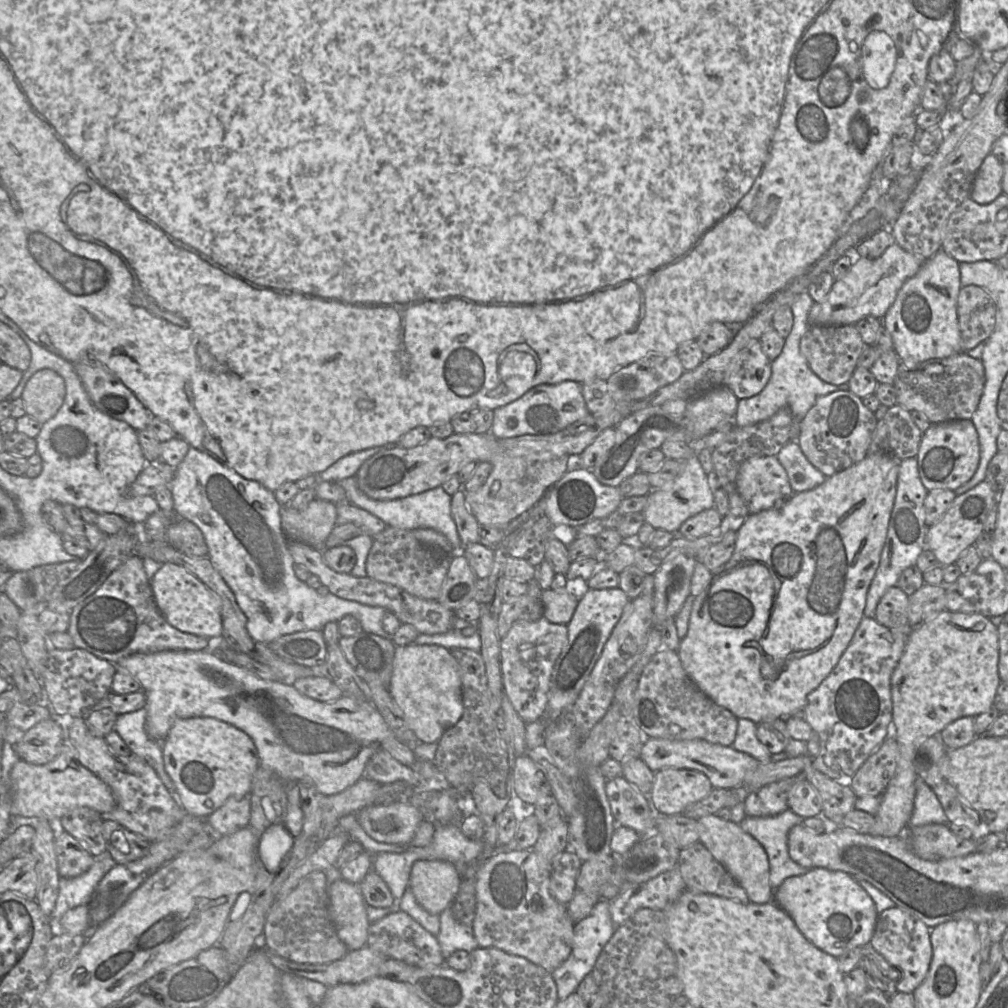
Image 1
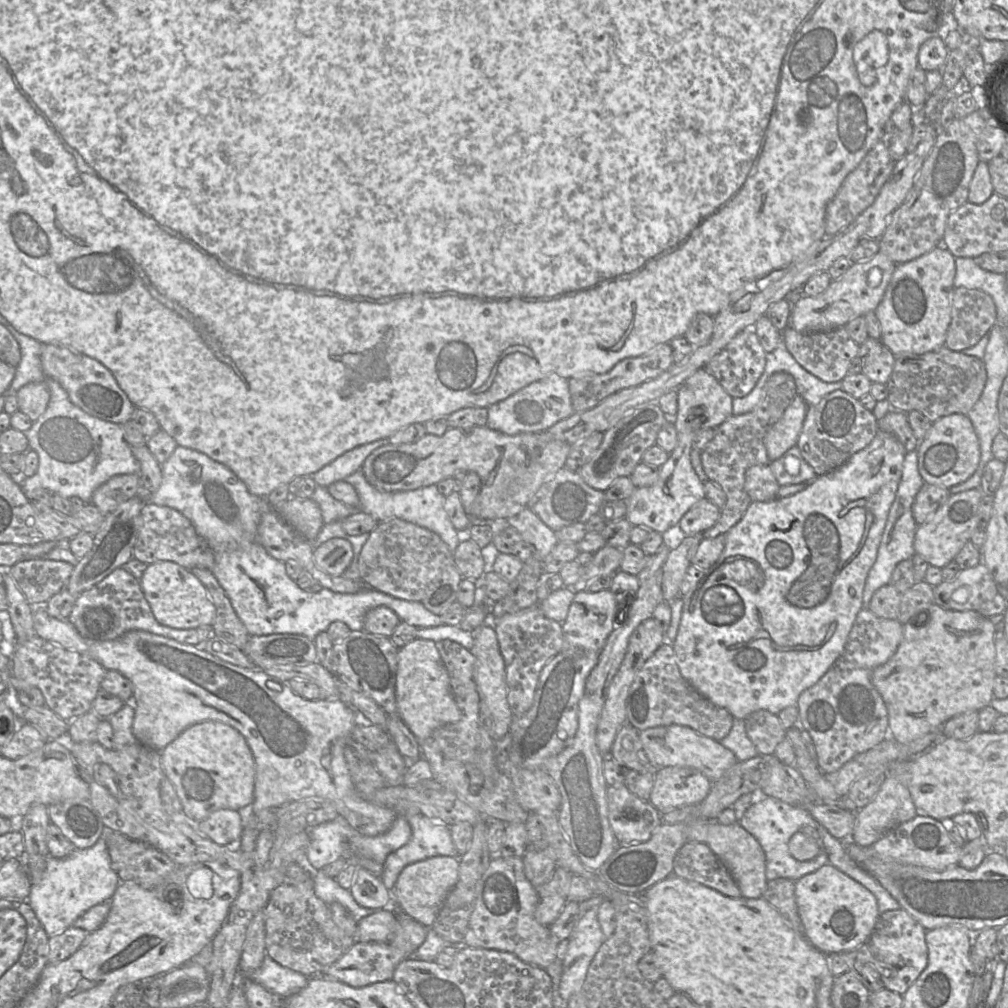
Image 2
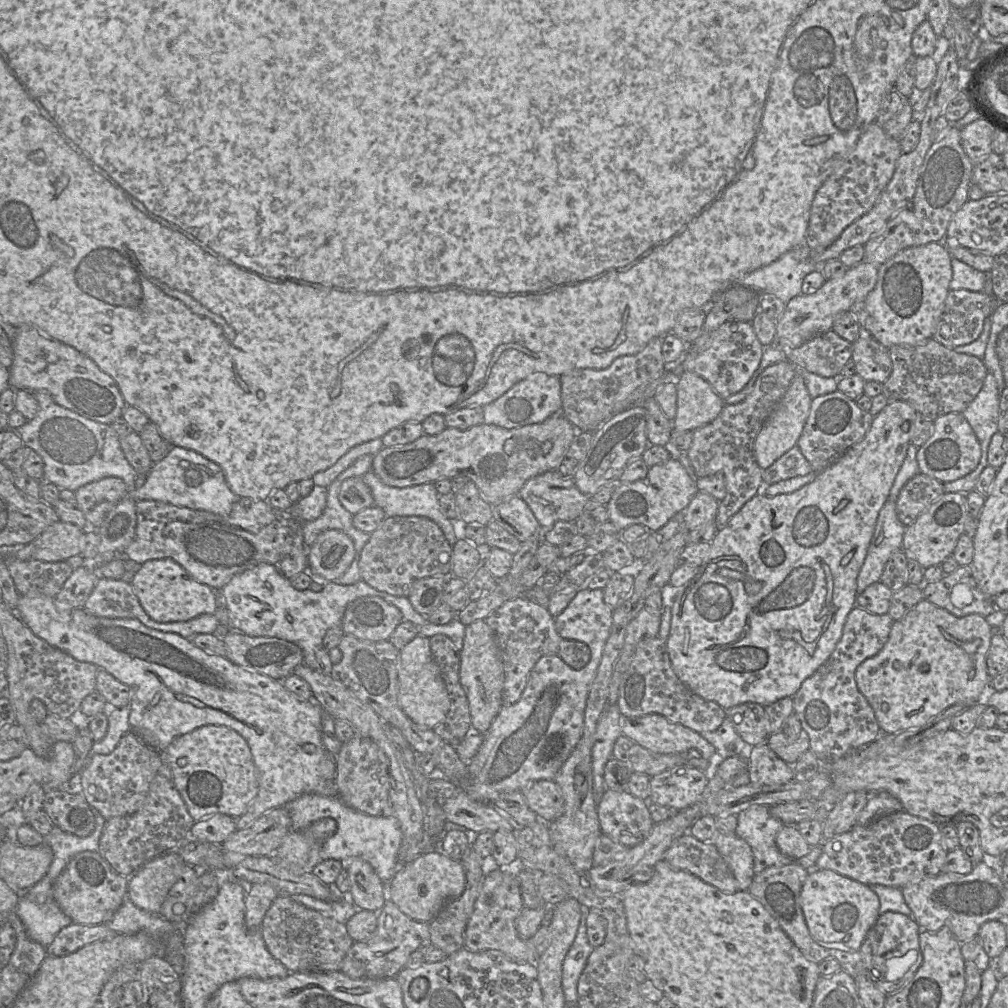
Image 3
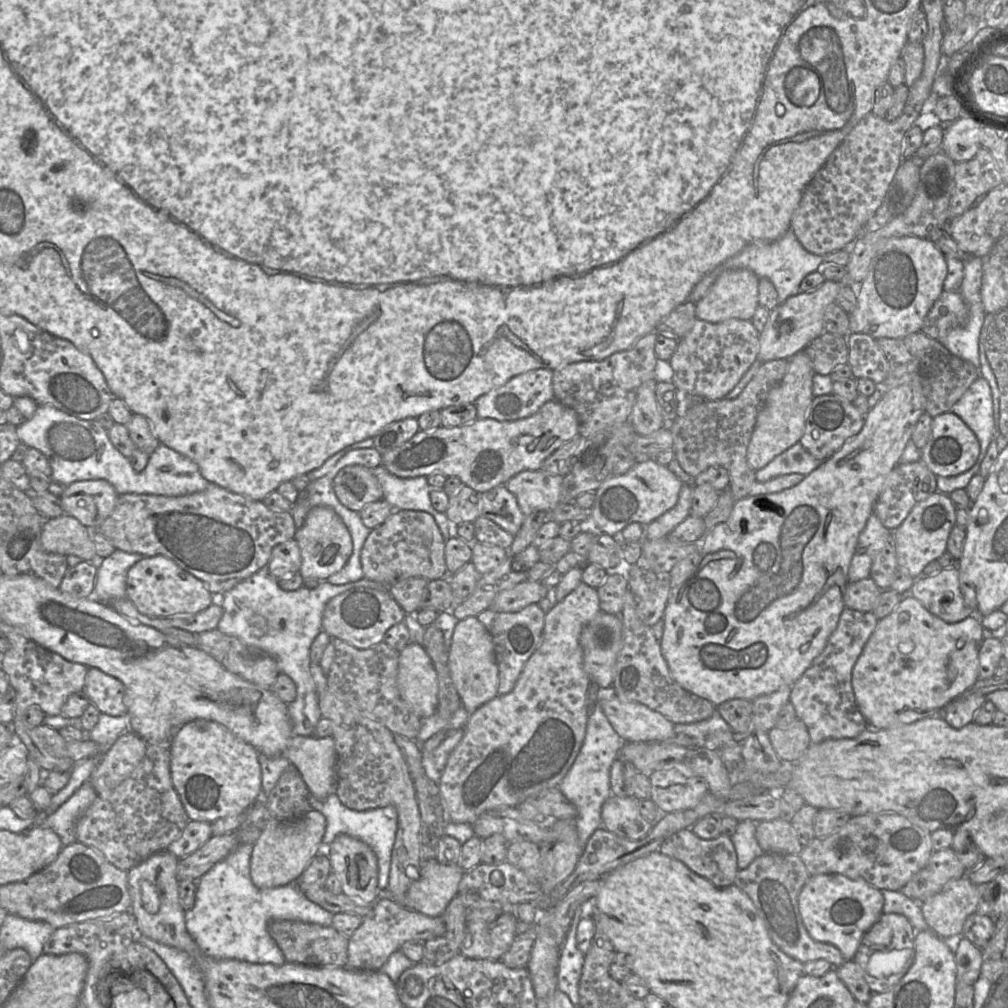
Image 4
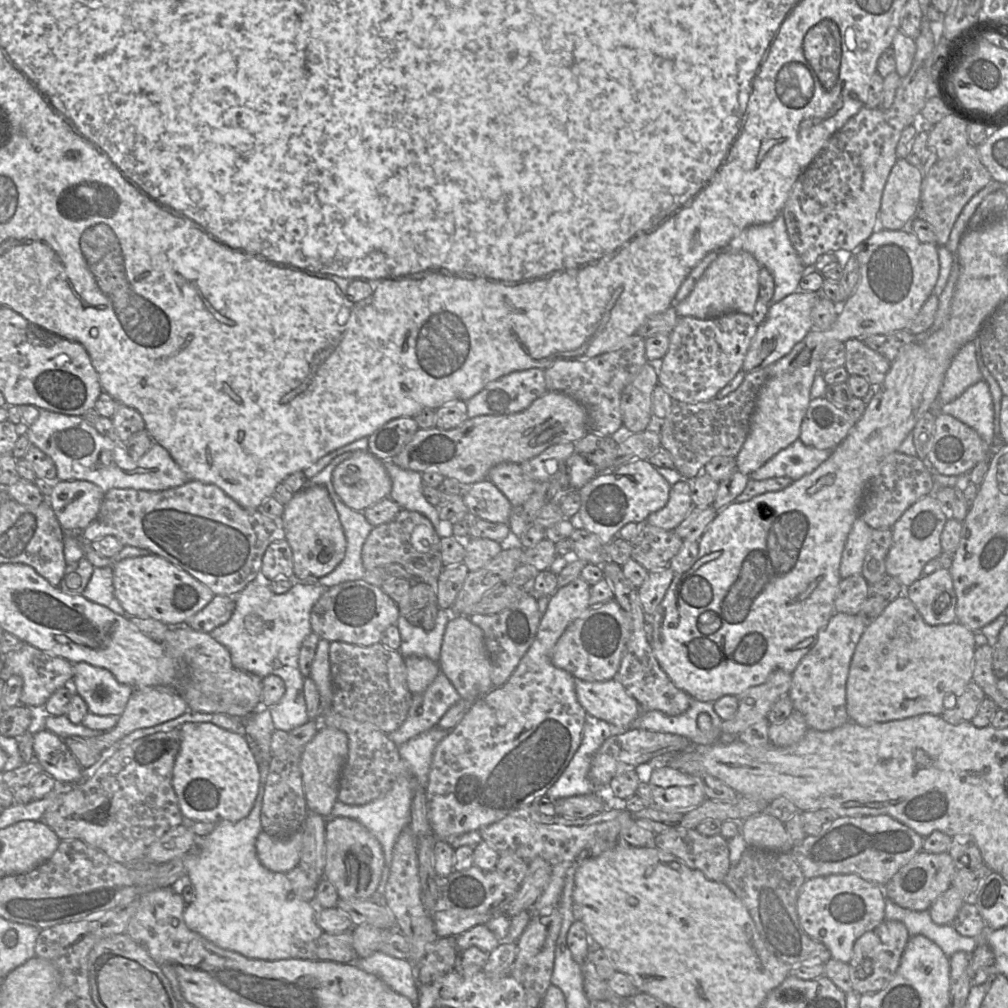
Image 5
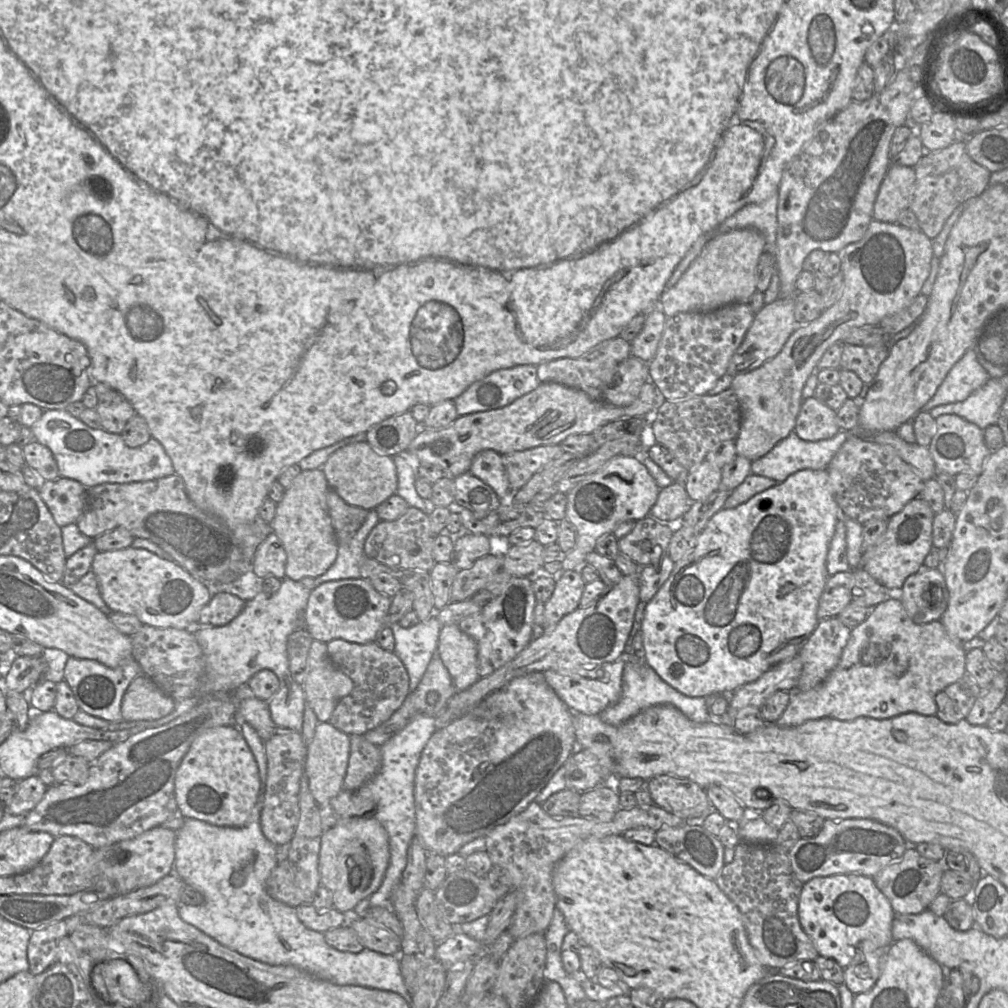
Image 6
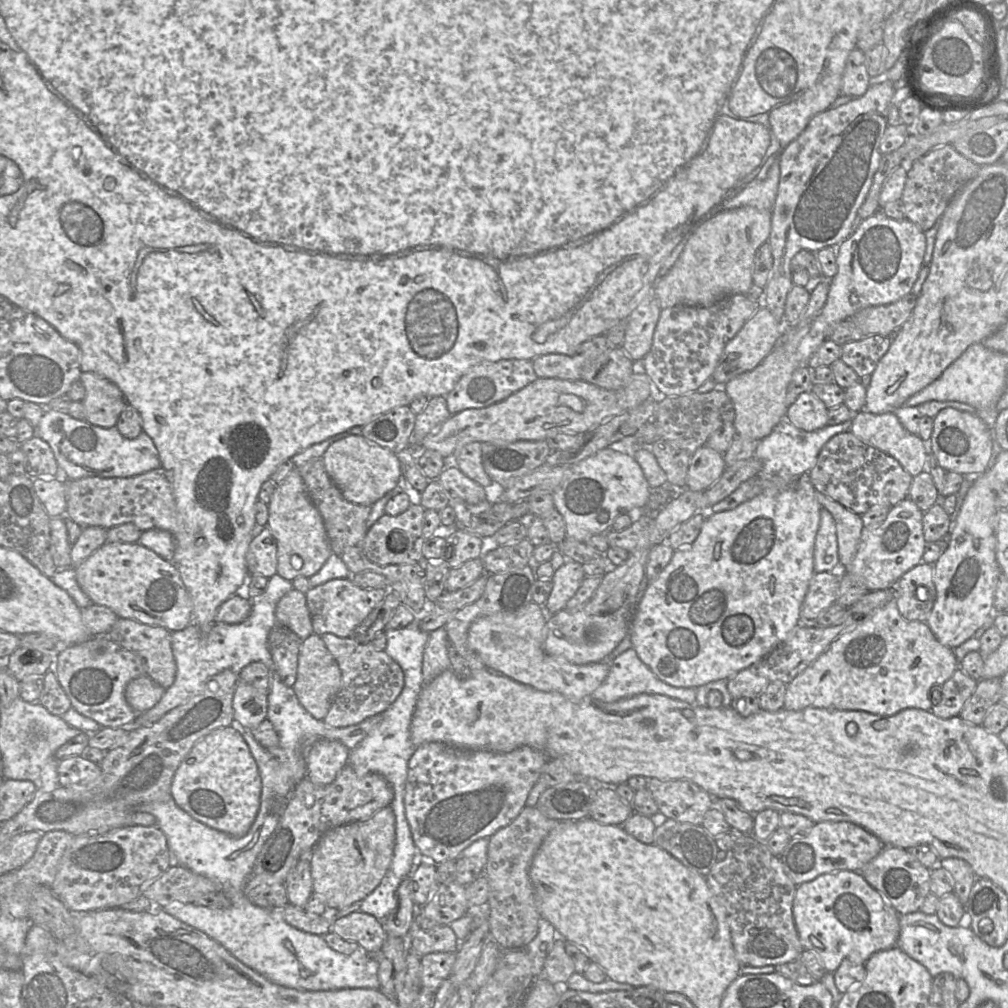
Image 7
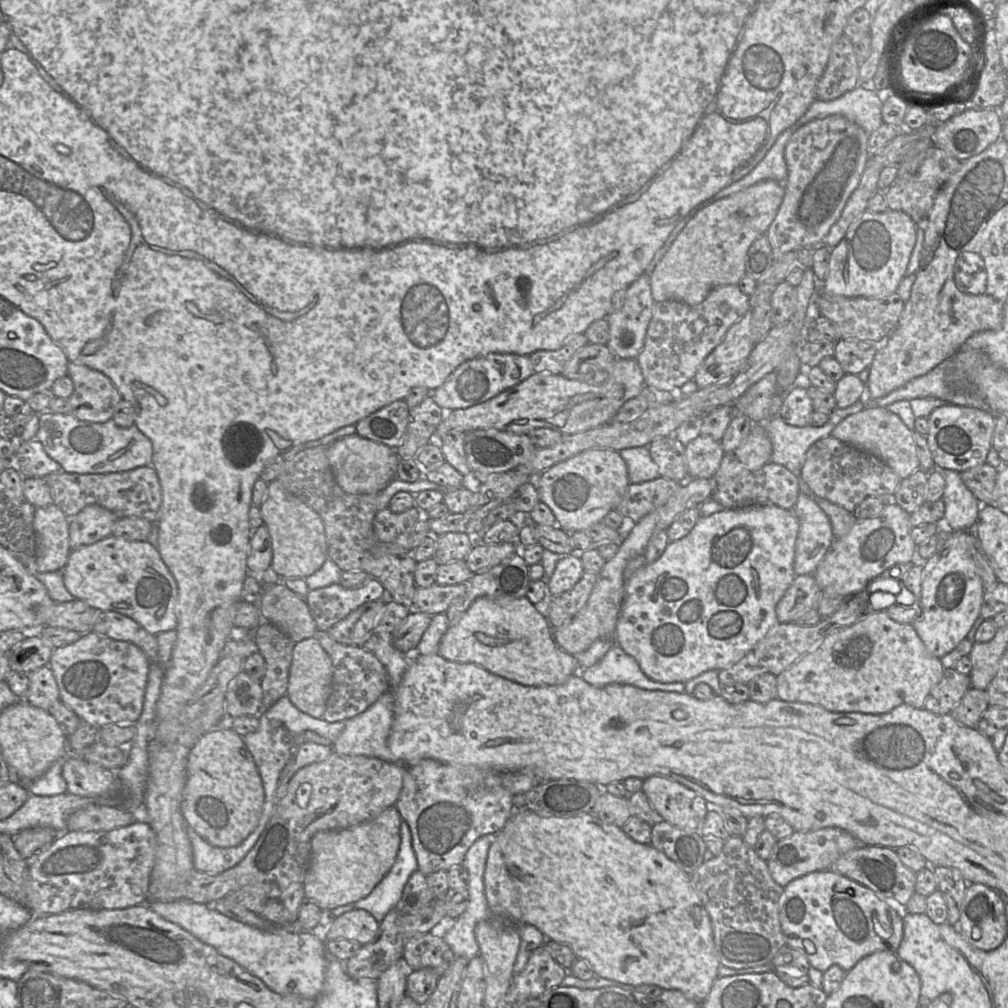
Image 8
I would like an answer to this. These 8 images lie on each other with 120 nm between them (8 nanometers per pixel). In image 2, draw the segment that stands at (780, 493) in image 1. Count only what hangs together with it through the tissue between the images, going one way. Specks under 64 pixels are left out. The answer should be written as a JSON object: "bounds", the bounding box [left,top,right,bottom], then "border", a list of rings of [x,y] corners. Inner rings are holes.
{"bounds":[745,465,780,502],"border":[[[754,465],[746,471],[745,489],[752,501],[767,502],[778,497],[780,485],[769,465]]]}

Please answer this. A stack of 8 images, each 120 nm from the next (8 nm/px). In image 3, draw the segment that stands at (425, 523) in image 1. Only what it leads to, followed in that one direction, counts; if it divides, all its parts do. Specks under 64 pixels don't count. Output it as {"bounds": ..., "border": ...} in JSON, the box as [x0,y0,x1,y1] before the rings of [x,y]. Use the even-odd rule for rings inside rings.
{"bounds":[363,471,457,545],"border":[[[373,471],[363,476],[370,488],[374,505],[382,508],[387,517],[423,516],[434,521],[443,531],[447,541],[454,545],[457,541],[455,520],[447,518],[440,510],[437,492],[433,483],[397,488],[383,483]]]}

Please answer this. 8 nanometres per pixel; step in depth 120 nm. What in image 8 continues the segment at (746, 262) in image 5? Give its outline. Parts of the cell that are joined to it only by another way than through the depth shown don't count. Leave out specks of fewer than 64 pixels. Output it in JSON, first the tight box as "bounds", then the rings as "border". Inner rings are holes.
{"bounds":[645,180,784,306],"border":[[[765,180],[722,198],[691,215],[674,242],[666,242],[647,268],[645,274],[649,276],[654,301],[658,303],[677,300],[688,306],[696,306],[706,299],[714,287],[737,285],[745,275],[749,247],[758,237],[767,233],[783,201],[784,193],[784,183]]]}

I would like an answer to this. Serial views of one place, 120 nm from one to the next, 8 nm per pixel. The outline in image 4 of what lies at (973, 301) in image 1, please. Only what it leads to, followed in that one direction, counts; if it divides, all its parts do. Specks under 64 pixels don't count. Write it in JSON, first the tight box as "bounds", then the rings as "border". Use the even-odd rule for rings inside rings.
{"bounds":[921,291,968,342],"border":[[[943,291],[924,320],[921,332],[941,342],[953,329],[964,327],[968,307],[959,291]]]}

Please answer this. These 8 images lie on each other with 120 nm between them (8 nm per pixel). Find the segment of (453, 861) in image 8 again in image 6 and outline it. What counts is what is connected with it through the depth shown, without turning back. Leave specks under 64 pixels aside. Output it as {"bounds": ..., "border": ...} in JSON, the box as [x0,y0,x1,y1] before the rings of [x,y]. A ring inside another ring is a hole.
{"bounds":[415,671,576,857],"border":[[[534,671],[513,678],[504,687],[486,696],[469,712],[453,720],[445,727],[438,729],[425,745],[415,774],[416,835],[427,850],[427,853],[436,853],[444,857],[458,853],[464,844],[477,837],[485,836],[496,826],[506,823],[511,817],[524,811],[576,749],[573,714],[574,712],[548,685],[543,672]]]}

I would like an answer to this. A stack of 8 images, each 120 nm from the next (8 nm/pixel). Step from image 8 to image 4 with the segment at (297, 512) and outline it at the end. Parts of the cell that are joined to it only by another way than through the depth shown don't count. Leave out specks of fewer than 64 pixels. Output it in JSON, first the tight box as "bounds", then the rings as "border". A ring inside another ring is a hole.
{"bounds":[294,506,353,580],"border":[[[324,506],[314,507],[308,512],[303,525],[296,530],[294,540],[300,548],[299,573],[304,580],[326,580],[345,566],[353,551],[352,538],[347,527],[334,510]]]}

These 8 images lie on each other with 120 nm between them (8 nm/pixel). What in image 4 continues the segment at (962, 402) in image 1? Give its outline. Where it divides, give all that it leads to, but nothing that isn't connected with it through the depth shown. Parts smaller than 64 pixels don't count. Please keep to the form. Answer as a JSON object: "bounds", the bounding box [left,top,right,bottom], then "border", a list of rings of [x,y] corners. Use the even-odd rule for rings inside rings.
{"bounds":[877,331,980,418],"border":[[[921,331],[903,338],[879,338],[877,343],[889,363],[888,375],[878,387],[888,391],[908,382],[919,382],[926,398],[925,413],[933,418],[951,411],[953,405],[980,377],[980,370],[972,363],[952,354],[939,341]]]}

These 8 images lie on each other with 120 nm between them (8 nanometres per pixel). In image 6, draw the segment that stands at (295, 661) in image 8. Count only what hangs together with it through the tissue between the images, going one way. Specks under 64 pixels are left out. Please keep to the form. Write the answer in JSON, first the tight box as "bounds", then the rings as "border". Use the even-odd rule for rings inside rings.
{"bounds":[302,640,354,722],"border":[[[313,640],[307,658],[307,674],[302,684],[306,703],[315,712],[319,722],[328,722],[337,702],[347,696],[354,687],[350,677],[345,675],[331,661],[327,643]]]}

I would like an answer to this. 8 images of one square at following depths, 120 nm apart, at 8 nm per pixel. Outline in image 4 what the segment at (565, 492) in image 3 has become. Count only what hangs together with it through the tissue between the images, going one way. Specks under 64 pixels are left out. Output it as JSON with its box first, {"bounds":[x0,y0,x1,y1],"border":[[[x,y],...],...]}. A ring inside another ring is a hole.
{"bounds":[505,470,563,513],"border":[[[541,470],[522,471],[507,481],[505,487],[515,495],[522,513],[553,511],[563,502],[563,477]]]}

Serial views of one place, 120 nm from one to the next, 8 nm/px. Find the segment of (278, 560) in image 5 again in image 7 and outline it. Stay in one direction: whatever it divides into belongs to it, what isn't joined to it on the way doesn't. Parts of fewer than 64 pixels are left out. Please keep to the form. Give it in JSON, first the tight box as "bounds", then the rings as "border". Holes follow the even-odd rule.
{"bounds":[246,523,277,578],"border":[[[256,523],[246,554],[248,572],[270,578],[277,574],[277,564],[276,539],[267,526],[260,526]]]}

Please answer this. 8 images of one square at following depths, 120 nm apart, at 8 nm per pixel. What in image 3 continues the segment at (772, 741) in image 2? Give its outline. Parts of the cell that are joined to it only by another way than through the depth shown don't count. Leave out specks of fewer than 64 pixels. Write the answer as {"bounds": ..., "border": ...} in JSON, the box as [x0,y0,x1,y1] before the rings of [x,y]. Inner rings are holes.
{"bounds":[725,702,768,746],"border":[[[747,702],[725,710],[738,735],[751,746],[767,743],[768,717],[764,706]]]}

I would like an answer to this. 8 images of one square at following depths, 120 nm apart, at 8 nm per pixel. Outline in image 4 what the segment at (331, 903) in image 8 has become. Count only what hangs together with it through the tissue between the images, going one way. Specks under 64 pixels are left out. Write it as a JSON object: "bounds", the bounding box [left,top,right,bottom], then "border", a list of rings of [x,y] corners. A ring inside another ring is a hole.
{"bounds":[322,834,378,905],"border":[[[339,834],[322,852],[329,858],[331,873],[338,877],[343,894],[367,905],[373,905],[378,900],[377,857],[366,843],[347,834]]]}

